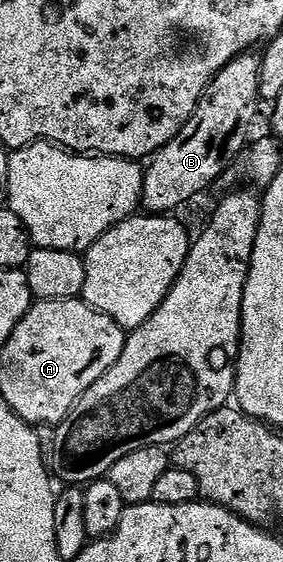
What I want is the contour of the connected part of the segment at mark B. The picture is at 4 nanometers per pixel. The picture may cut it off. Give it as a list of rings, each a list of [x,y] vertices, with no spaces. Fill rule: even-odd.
[[[246,53],[232,59],[210,81],[187,125],[183,125],[181,132],[152,156],[144,168],[141,202],[146,212],[177,213],[184,203],[203,194],[236,159],[238,162],[242,158],[250,142],[249,130],[253,127],[257,103],[261,99],[260,72],[260,58]]]

